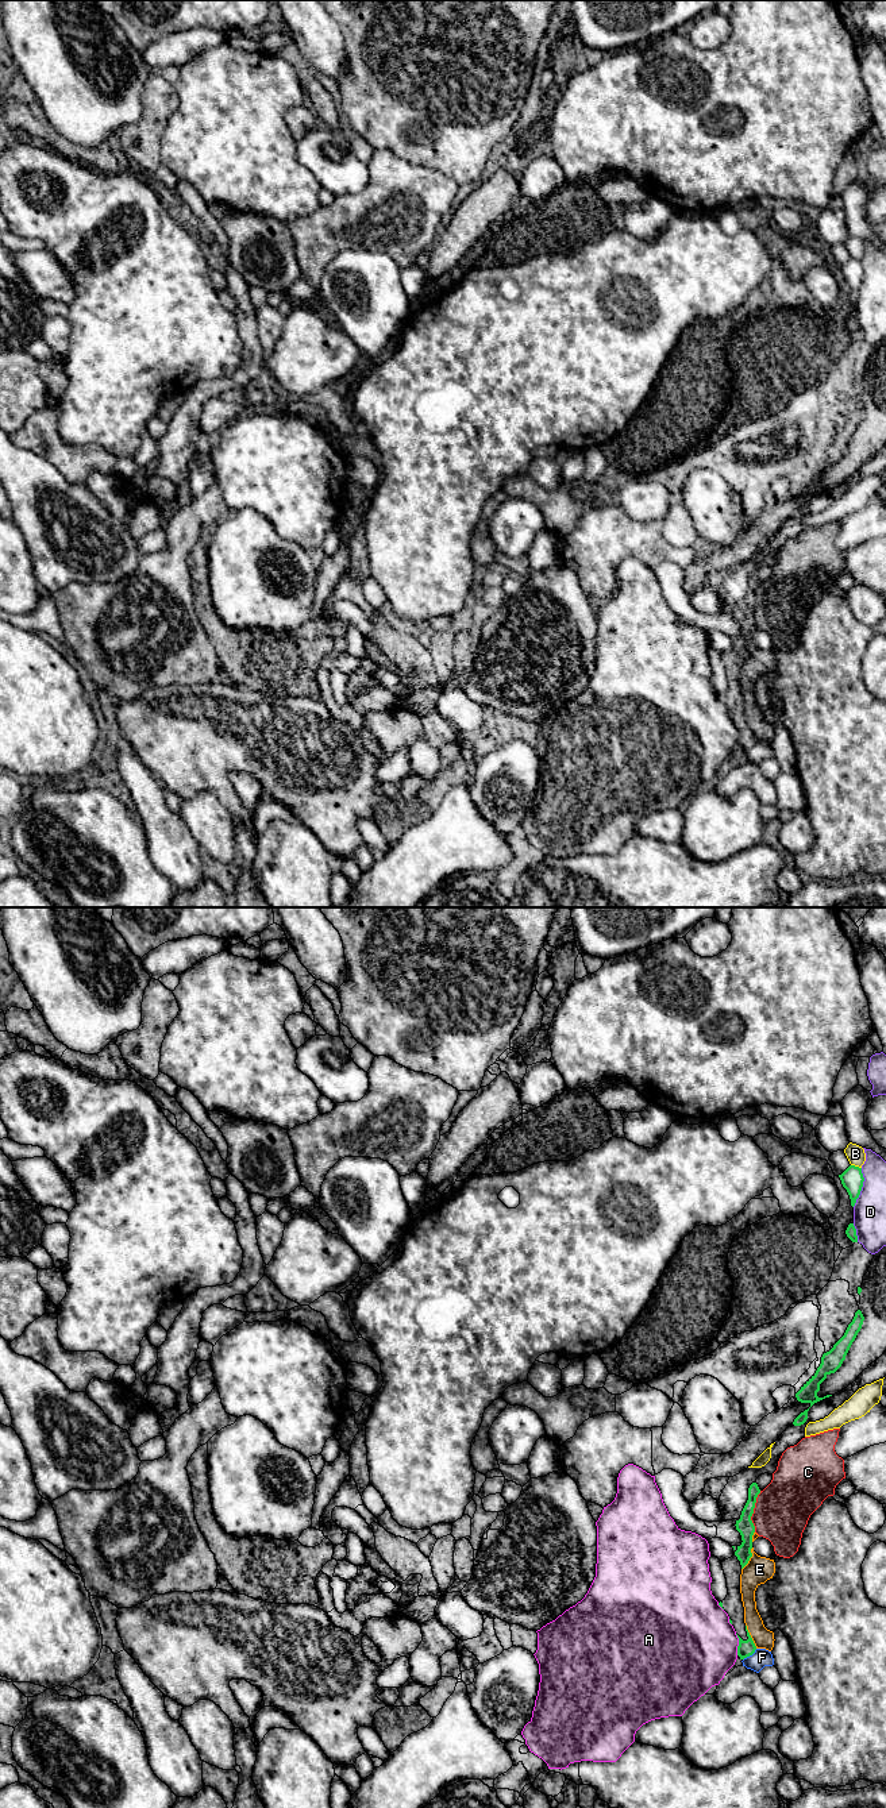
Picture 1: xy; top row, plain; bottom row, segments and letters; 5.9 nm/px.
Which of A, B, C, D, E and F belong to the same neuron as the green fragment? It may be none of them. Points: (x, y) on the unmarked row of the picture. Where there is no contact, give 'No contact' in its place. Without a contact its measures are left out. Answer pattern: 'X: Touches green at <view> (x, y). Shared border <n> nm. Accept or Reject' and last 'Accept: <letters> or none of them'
A: Touches green at xy (739, 737). Shared border 130 nm. Reject
B: Touches green at xy (856, 259). Shared border 70 nm. Reject
C: Touches green at xy (752, 604). Shared border 260 nm. Reject
D: Touches green at xy (862, 278). Shared border 240 nm. Reject
E: Touches green at xy (750, 729). Shared border 160 nm. Reject
F: Touches green at xy (750, 747). Shared border 110 nm. Reject
Accept: none of them

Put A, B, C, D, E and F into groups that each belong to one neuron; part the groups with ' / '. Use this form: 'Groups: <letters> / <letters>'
Groups: A / B / C E / D / F

